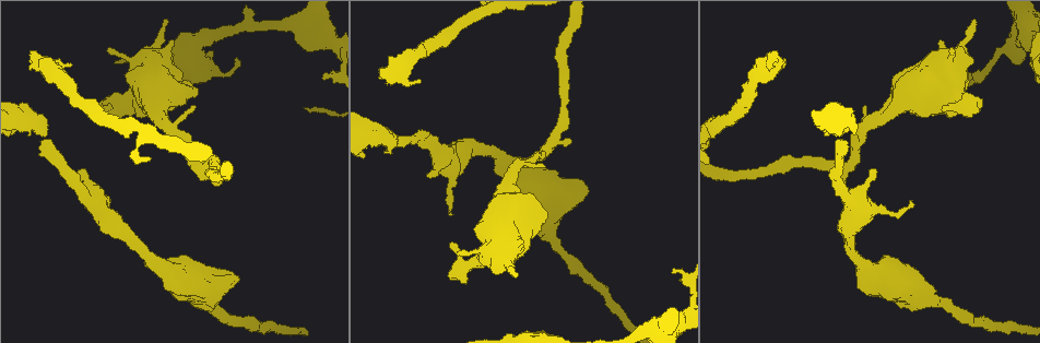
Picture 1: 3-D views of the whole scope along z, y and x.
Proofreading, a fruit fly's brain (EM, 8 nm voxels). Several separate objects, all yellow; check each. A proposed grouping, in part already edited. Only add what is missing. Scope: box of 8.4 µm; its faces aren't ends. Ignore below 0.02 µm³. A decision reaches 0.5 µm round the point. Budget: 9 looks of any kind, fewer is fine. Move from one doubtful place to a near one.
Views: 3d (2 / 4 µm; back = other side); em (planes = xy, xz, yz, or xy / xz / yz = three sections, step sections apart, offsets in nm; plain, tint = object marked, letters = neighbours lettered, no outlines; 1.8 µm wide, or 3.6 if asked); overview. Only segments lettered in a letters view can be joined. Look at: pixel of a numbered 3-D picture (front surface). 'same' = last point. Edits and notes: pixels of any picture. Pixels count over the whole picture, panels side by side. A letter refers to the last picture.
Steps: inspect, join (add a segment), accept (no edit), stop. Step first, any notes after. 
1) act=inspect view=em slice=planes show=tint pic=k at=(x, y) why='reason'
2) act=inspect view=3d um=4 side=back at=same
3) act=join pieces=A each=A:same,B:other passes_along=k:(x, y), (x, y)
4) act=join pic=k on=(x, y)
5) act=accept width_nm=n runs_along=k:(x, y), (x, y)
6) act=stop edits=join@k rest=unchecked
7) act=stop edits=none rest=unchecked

act=inspect view=em slice=planes show=tint pic=1 at=(972, 79) why='branch stops here'

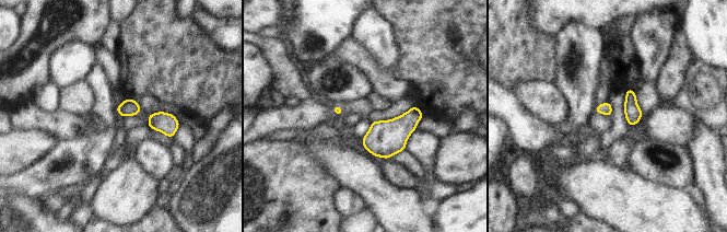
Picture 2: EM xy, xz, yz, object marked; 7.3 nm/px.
act=inspect view=em slice=planes show=letters at=same why='see the neighbours'

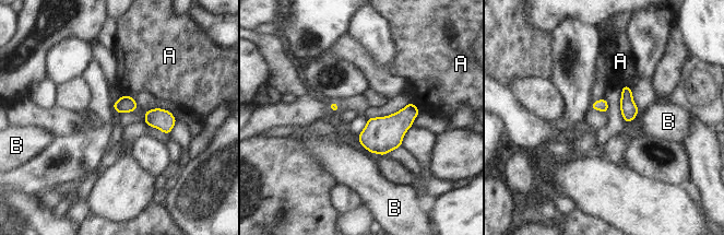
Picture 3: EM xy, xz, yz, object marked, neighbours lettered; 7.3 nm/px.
act=accept each=A:other,B:other border=3:(411, 101), (420, 112) found='no lettered segment goes on from it'

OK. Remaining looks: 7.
act=inspect view=em slice=planes show=tint pic=1 at=(864, 105) why='free end'

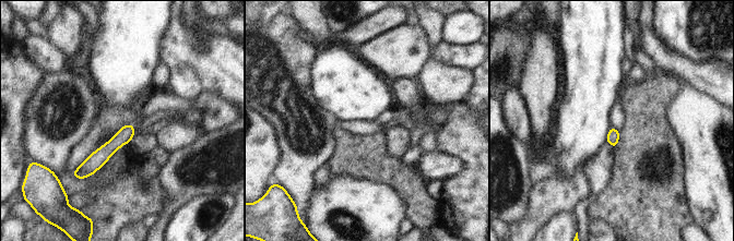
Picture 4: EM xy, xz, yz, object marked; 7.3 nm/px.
act=inspect view=em slice=planes show=letters at=same

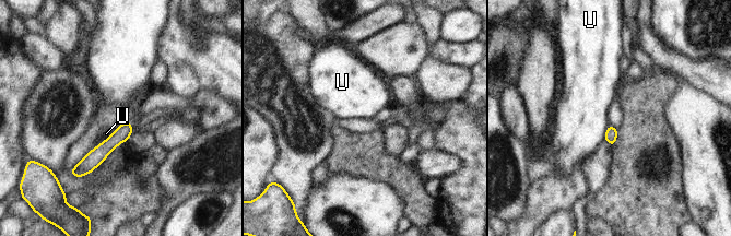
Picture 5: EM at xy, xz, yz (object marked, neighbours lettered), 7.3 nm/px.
act=accept longest_contact=U:220nm each=U:other border=5:(117, 128), (94, 148) found='no lettered segment goes on from it'

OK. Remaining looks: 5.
act=inspect view=em slice=planes show=letters pic=1 at=(915, 310) why='an open end'

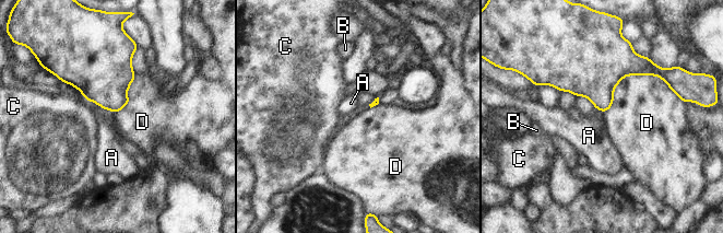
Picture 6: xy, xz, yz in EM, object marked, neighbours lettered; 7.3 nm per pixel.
act=accept each=A:other,B:other,C:other,D:other border=6:(676, 95), (628, 74), (604, 113) found='no lettered segment goes on from it'

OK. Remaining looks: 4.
act=inspect view=em slice=xy step=4 show=letters pic=1 at=(452, 244) why='an open end'

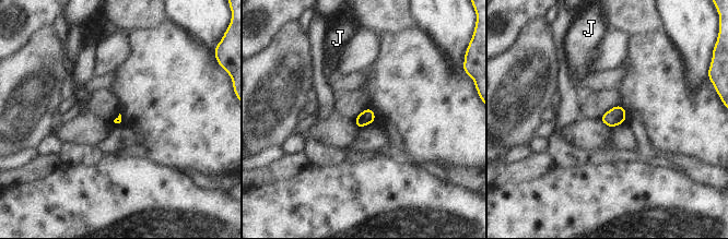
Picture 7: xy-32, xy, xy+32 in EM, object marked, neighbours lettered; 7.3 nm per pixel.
act=inspect view=em slice=planes show=letters at=same why='another direction'

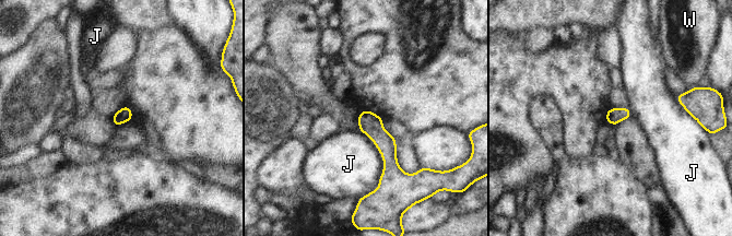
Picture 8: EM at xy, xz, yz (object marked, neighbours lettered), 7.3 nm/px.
act=accept each=J:other,W:other border=8:(358, 130), (382, 158), (375, 190) found='no lettered segment goes on from it'

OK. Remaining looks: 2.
act=stop edits=none rest=unchecked

